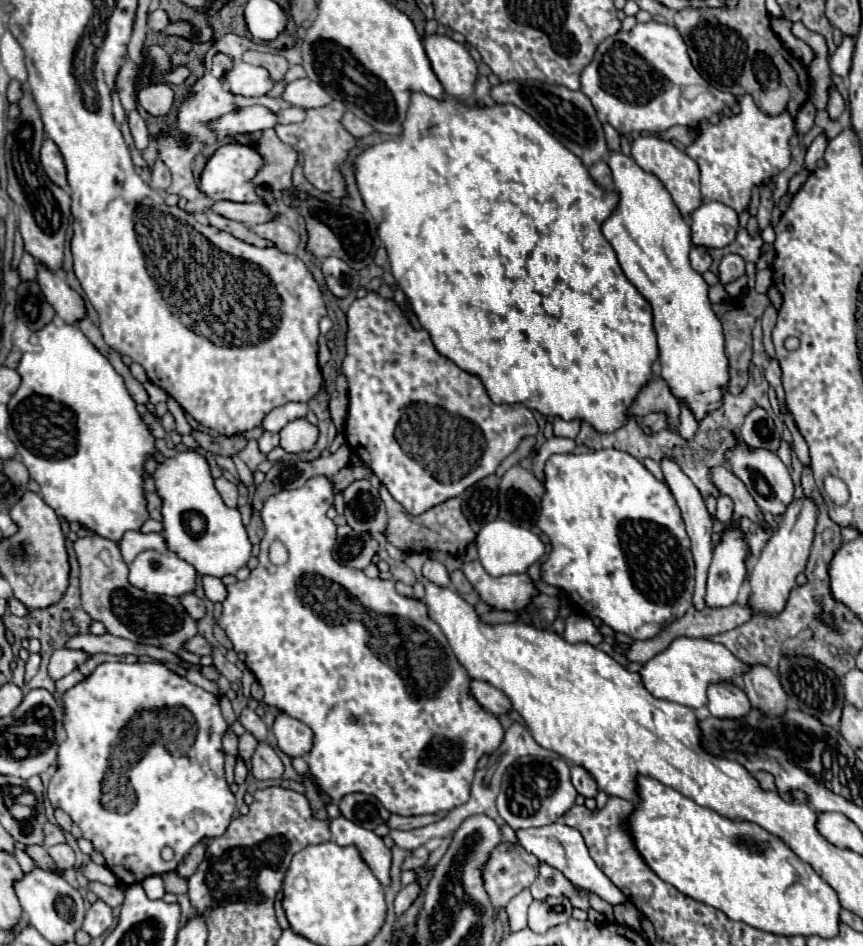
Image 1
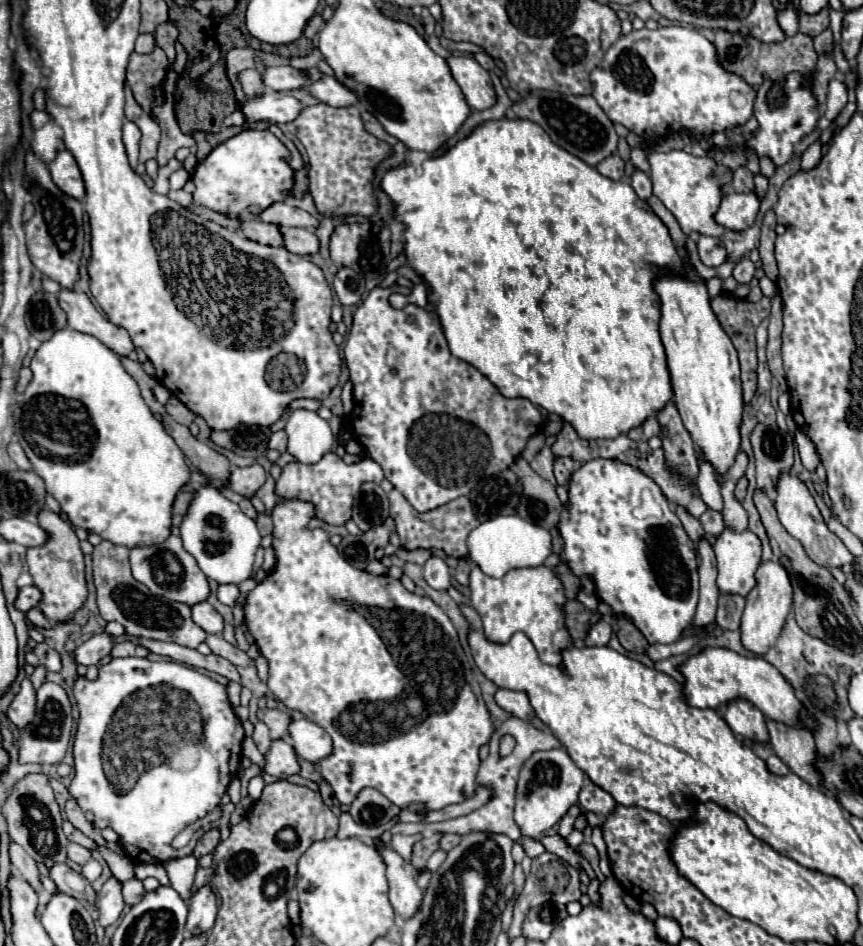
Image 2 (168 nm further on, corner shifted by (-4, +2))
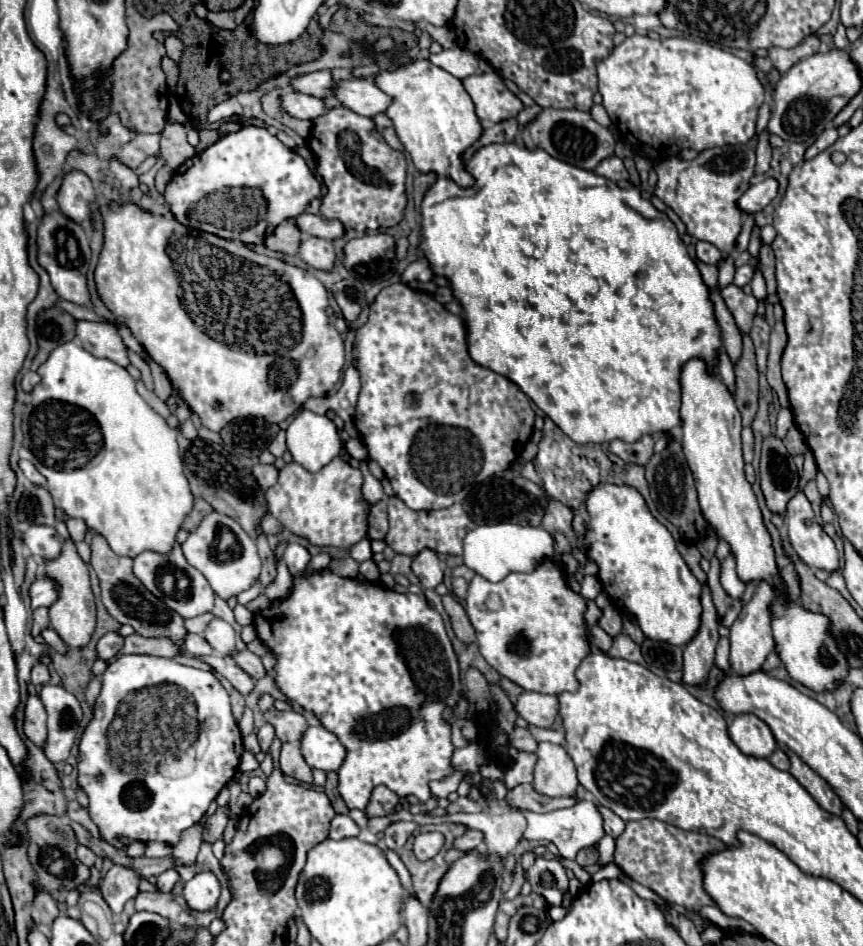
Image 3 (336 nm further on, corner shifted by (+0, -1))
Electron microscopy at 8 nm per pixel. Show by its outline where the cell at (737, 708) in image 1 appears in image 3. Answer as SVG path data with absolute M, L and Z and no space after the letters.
M751 713L735 715L729 723L729 733L735 745L749 757L767 759L777 749L777 739L769 725Z

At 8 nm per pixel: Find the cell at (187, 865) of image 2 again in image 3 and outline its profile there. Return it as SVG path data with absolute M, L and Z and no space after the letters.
M203 817L199 823L195 823L193 827L185 829L179 837L179 843L173 847L173 855L179 859L179 867L175 867L181 875L181 885L187 883L187 879L191 879L191 875L195 875L195 859L199 853L199 845L203 841L201 831L203 831L203 823L207 817Z

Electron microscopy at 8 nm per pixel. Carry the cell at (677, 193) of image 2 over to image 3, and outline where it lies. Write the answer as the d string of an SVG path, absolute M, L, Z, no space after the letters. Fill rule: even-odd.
M747 143L705 149L693 161L669 157L661 161L655 171L659 175L655 195L679 215L687 233L713 243L725 255L733 253L743 217L743 211L737 207L737 199L749 189L749 179L755 175L755 149ZM717 161L719 171L715 171Z

